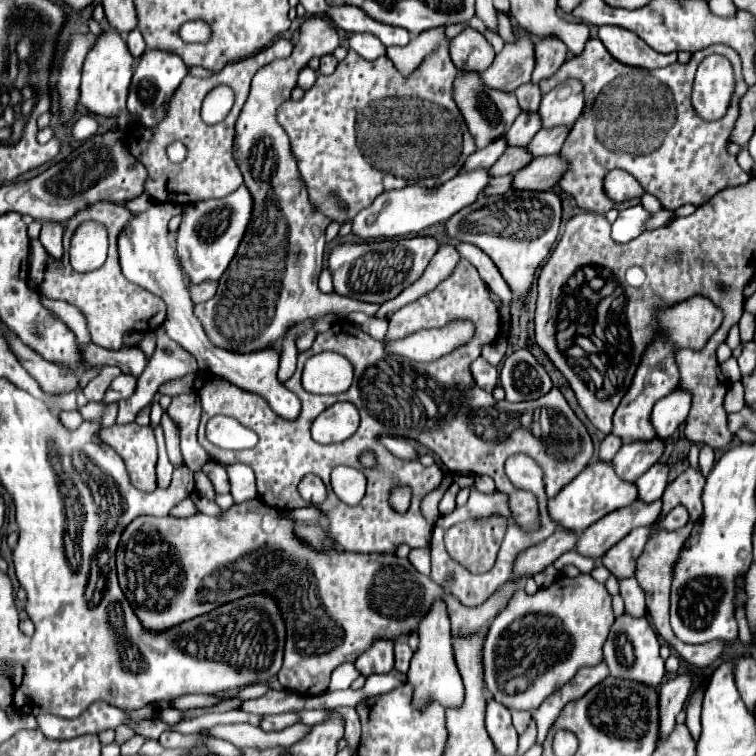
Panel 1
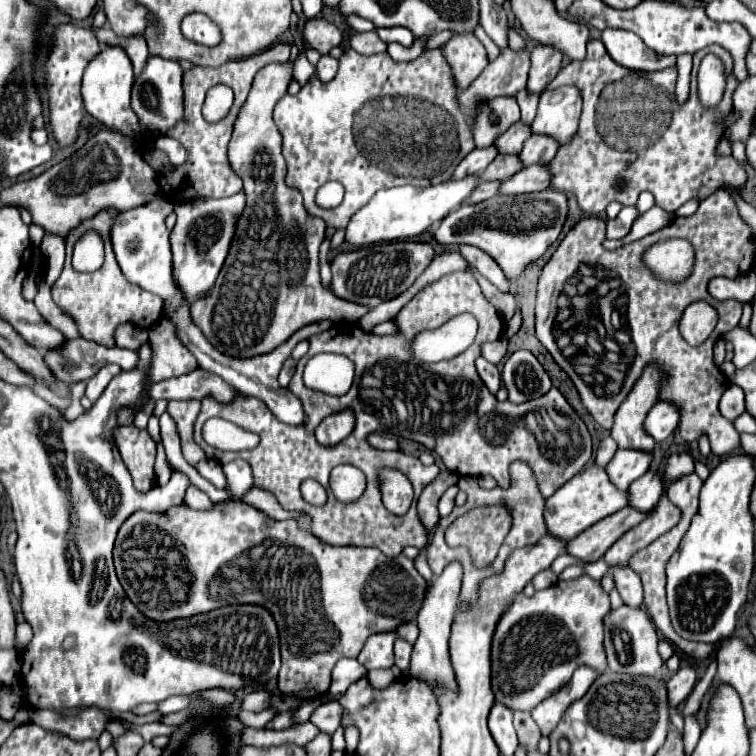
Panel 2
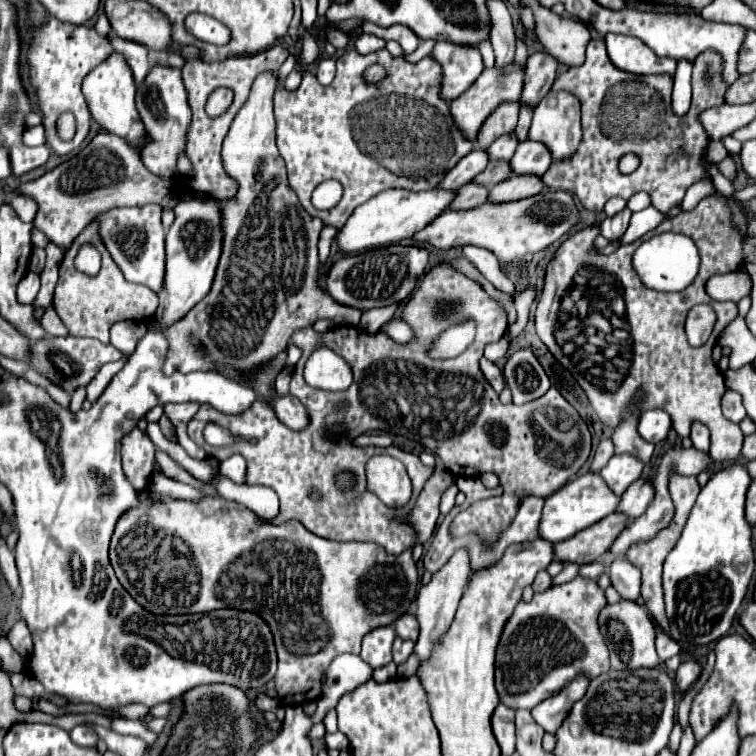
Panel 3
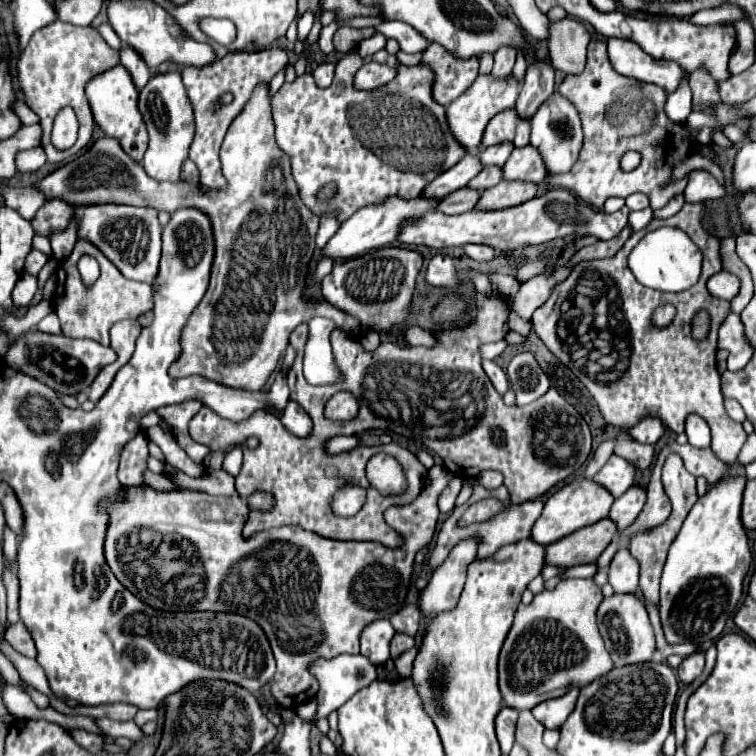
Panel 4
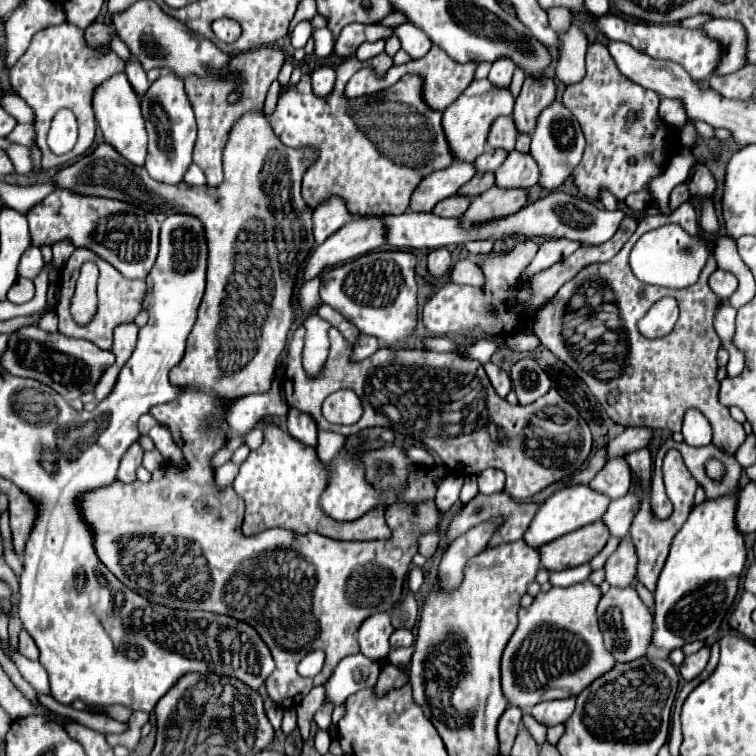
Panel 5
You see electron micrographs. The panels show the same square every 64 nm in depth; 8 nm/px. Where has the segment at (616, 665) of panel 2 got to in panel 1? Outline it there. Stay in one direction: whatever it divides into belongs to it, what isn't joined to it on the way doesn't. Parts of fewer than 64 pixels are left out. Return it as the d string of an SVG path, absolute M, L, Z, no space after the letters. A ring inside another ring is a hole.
M628 614L616 618L616 622L610 628L608 640L604 644L604 660L608 662L610 676L658 688L666 676L664 660L660 658L658 648L660 648L658 636L646 618L632 618Z

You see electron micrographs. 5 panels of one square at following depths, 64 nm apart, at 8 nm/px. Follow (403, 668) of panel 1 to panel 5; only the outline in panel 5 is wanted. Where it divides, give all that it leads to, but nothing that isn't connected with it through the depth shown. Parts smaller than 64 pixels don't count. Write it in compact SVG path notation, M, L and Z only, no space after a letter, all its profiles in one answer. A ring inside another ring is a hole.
M396 630L390 638L390 646L392 648L402 648L402 646L412 646L414 644L414 636L410 630Z

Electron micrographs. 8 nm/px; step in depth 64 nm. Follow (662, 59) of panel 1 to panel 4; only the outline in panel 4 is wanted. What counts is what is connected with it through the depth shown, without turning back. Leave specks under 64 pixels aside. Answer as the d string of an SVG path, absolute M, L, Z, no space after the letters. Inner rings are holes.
M610 38L608 56L616 72L642 82L654 82L668 92L676 90L682 78L682 68L676 62L656 62L636 42L626 38Z

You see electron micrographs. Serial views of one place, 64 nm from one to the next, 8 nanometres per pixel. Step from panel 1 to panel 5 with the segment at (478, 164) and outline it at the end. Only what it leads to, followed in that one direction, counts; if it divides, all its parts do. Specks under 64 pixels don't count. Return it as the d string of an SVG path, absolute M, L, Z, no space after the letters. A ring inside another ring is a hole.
M454 162L452 166L426 176L410 200L410 210L430 212L440 200L456 194L474 174L474 162Z

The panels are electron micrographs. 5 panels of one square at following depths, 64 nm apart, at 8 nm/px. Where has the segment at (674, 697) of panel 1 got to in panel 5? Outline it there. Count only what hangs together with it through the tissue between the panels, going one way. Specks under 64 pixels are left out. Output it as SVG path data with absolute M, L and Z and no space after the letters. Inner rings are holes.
M704 646L702 650L698 650L696 654L686 656L684 662L682 662L682 666L680 666L680 674L682 674L682 678L684 678L686 682L692 680L692 678L696 678L696 676L706 668L708 658L710 658L710 648L706 648L706 646Z

